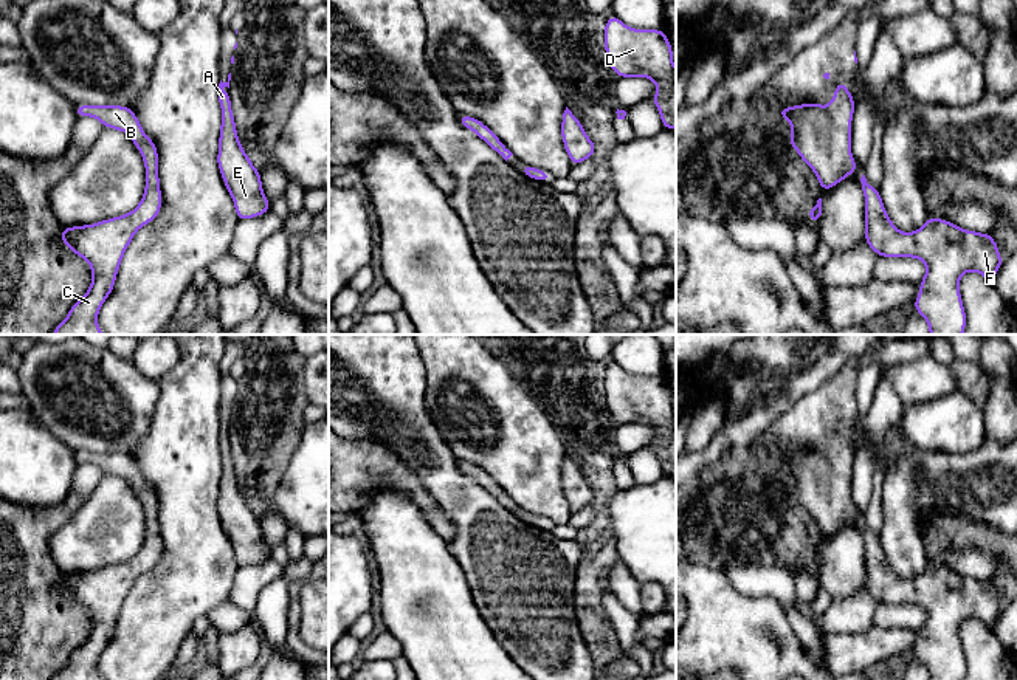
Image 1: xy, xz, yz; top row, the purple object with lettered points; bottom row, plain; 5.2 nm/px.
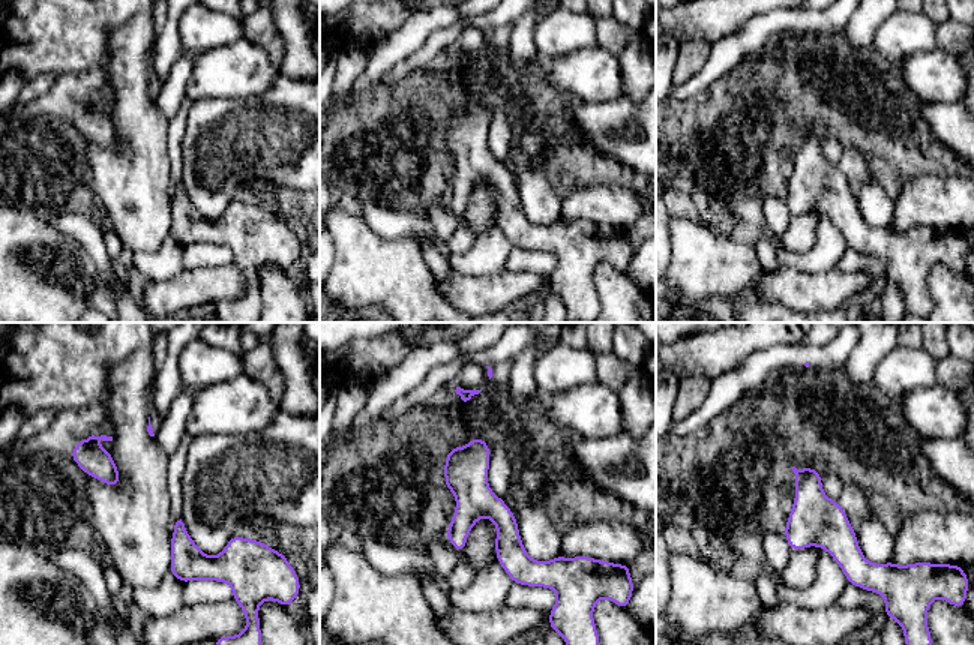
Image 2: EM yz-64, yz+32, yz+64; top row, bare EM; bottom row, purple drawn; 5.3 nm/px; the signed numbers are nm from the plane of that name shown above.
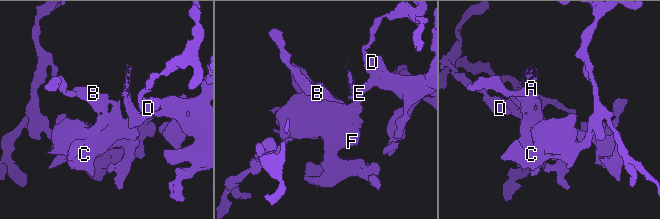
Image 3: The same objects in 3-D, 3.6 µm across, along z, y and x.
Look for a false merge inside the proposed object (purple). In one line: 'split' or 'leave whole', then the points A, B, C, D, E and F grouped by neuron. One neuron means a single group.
leave whole | A B C D E F

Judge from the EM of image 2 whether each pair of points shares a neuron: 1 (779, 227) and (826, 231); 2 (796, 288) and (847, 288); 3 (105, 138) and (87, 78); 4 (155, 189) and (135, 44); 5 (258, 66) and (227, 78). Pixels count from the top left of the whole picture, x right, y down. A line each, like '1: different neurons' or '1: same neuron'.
1: different neurons
2: same neuron
3: same neuron
4: same neuron
5: same neuron

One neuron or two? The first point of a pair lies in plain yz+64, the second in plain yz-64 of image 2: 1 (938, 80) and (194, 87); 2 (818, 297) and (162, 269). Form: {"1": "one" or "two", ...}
{"1": "one", "2": "two"}

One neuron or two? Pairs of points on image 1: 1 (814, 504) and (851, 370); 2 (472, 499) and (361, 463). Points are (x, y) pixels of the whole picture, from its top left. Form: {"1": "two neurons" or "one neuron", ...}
{"1": "one neuron", "2": "two neurons"}

